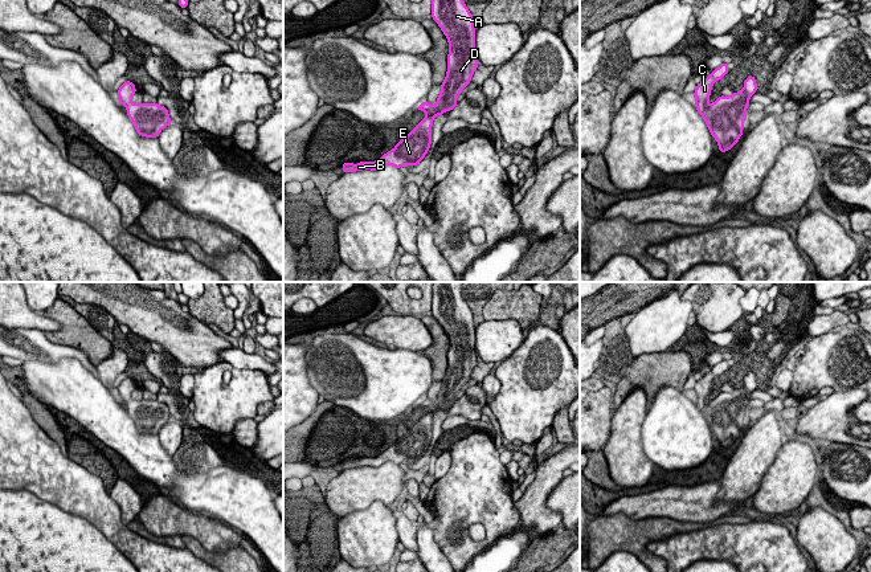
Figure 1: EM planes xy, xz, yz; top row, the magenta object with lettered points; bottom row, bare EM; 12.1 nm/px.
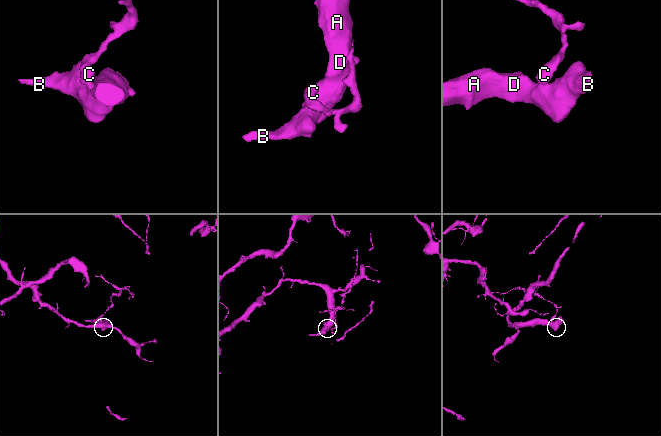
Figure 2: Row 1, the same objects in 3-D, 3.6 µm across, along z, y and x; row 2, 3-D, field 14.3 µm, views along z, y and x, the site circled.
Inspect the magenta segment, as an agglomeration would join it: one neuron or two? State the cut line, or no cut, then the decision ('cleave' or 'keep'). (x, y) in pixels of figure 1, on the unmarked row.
no cut; keep

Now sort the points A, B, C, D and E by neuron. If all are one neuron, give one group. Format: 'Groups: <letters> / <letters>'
Groups: A B C D E

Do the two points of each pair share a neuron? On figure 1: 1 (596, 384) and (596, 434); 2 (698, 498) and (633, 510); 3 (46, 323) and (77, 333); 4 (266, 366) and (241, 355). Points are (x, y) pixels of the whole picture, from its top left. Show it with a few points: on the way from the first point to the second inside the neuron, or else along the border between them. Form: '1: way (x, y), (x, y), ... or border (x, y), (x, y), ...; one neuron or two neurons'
1: border (604, 385), (593, 392); two neurons
2: way (682, 502), (649, 505); one neuron
3: border (35, 311), (52, 318), (61, 329); two neurons
4: way (260, 363), (248, 362); one neuron

